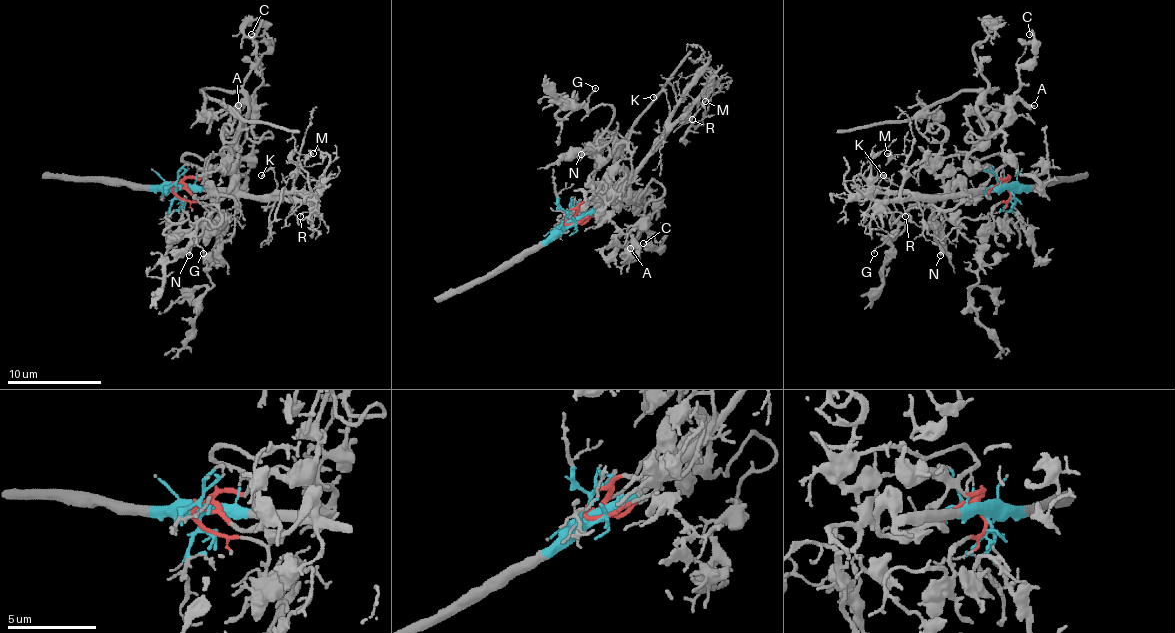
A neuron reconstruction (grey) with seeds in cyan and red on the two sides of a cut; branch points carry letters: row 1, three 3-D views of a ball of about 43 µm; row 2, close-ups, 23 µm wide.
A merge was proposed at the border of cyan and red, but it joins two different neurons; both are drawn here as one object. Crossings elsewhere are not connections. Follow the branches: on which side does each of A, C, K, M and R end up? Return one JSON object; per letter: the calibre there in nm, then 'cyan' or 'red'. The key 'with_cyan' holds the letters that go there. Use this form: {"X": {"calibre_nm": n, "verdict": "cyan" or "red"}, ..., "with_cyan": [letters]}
{"A": {"calibre_nm": 170, "verdict": "red"}, "C": {"calibre_nm": 110, "verdict": "red"}, "K": {"calibre_nm": 120, "verdict": "cyan"}, "M": {"calibre_nm": 120, "verdict": "cyan"}, "R": {"calibre_nm": 110, "verdict": "cyan"}, "with_cyan": ["K", "M", "R"]}

